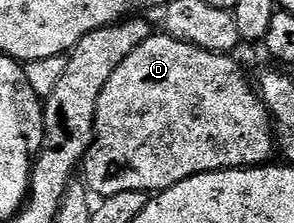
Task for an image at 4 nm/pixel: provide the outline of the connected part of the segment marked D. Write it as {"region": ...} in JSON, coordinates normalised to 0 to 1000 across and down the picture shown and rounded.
{"region":[[[517,157],[354,372],[327,480],[320,646],[286,709],[289,825],[337,888],[412,861],[534,874],[643,794],[752,758],[857,758],[901,740],[939,686],[939,578],[908,489],[837,327],[765,238],[724,238],[605,184],[575,157]]]}

